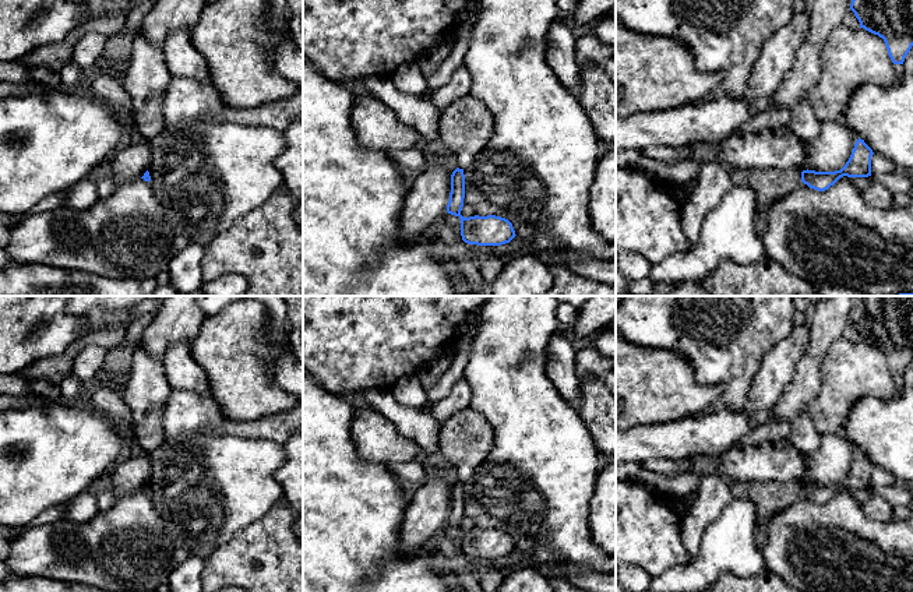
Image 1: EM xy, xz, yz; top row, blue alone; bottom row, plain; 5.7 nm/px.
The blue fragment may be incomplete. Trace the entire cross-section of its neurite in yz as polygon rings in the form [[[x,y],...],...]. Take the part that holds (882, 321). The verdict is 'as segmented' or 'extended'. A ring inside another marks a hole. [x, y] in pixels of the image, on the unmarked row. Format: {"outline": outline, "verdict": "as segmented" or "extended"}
{"outline": [[[853,296],[850,323],[860,341],[884,352],[893,377],[903,377],[913,359],[913,296]]], "verdict": "as segmented"}

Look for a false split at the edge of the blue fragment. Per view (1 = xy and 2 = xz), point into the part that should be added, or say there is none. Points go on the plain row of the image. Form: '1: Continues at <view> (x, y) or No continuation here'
1: No continuation here
2: No continuation here

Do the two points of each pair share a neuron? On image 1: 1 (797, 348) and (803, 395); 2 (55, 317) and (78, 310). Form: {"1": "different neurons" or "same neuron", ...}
{"1": "different neurons", "2": "same neuron"}

